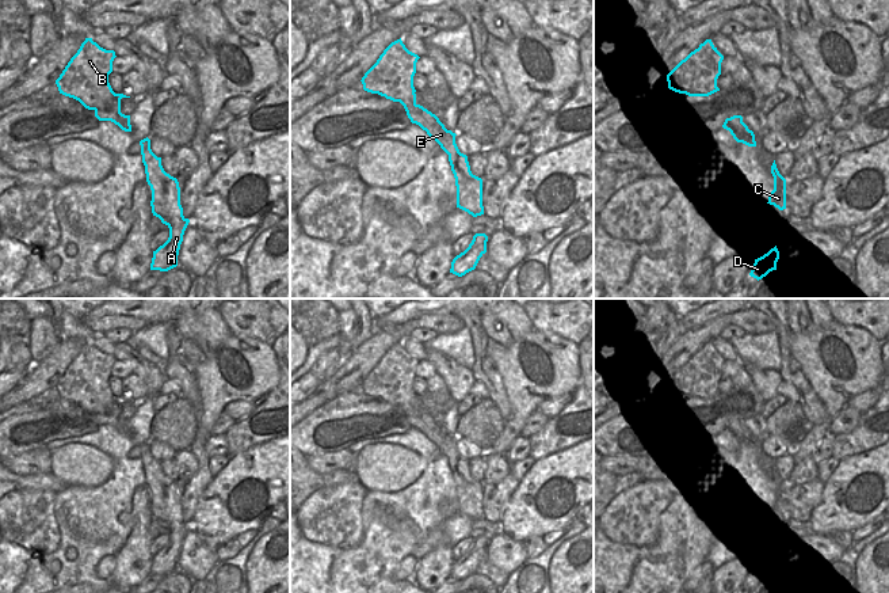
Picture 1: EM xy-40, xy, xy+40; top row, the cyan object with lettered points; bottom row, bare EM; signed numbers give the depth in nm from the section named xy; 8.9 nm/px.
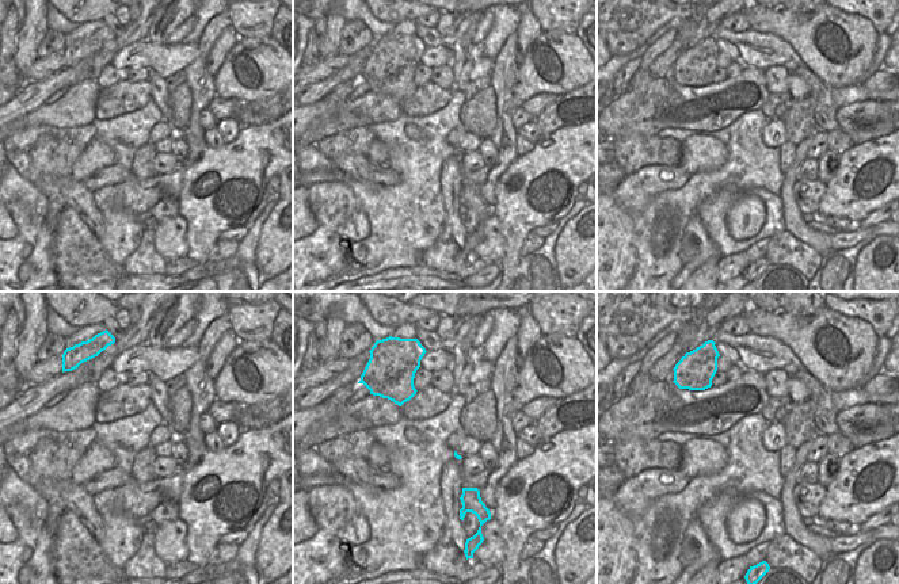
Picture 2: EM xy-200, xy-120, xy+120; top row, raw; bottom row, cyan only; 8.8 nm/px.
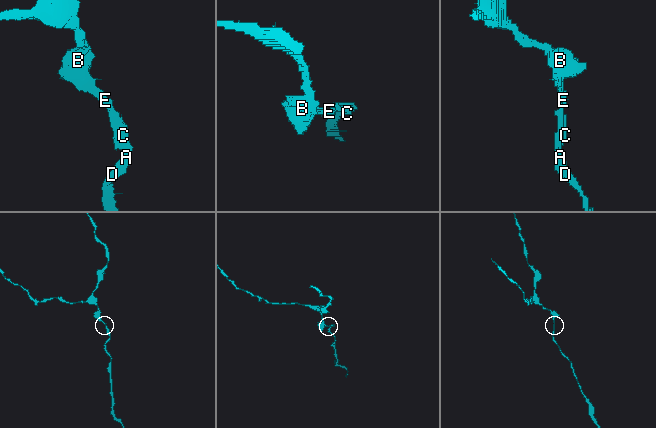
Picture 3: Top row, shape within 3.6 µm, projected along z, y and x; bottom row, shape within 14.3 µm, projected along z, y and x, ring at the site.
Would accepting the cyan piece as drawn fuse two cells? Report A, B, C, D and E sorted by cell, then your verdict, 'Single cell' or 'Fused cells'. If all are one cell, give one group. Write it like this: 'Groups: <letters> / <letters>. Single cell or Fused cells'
Groups: A B C D E. Single cell

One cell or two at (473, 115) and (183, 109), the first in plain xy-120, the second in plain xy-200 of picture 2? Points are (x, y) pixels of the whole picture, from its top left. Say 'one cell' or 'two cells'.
one cell

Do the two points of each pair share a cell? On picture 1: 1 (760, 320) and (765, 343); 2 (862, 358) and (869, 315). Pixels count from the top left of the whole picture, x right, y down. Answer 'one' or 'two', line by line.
1: two
2: two

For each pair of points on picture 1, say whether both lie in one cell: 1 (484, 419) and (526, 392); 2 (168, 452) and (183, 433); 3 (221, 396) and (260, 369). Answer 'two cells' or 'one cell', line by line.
1: two cells
2: two cells
3: one cell

